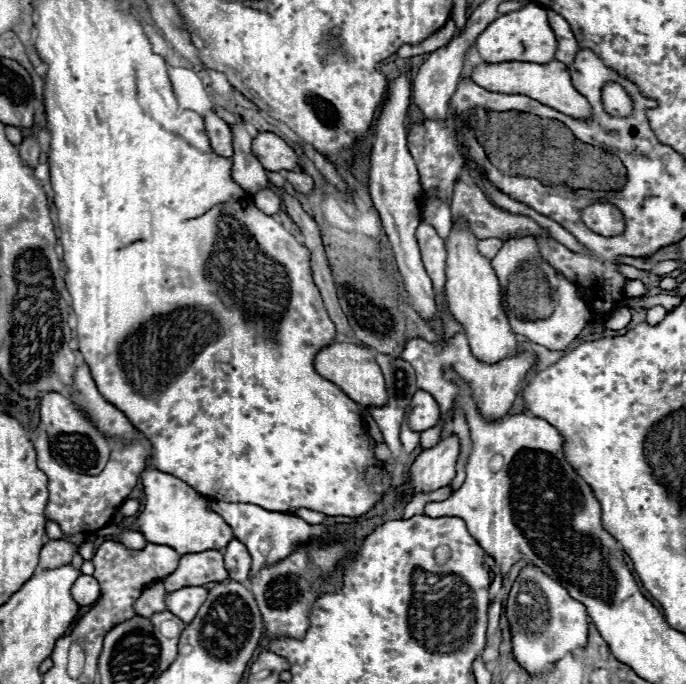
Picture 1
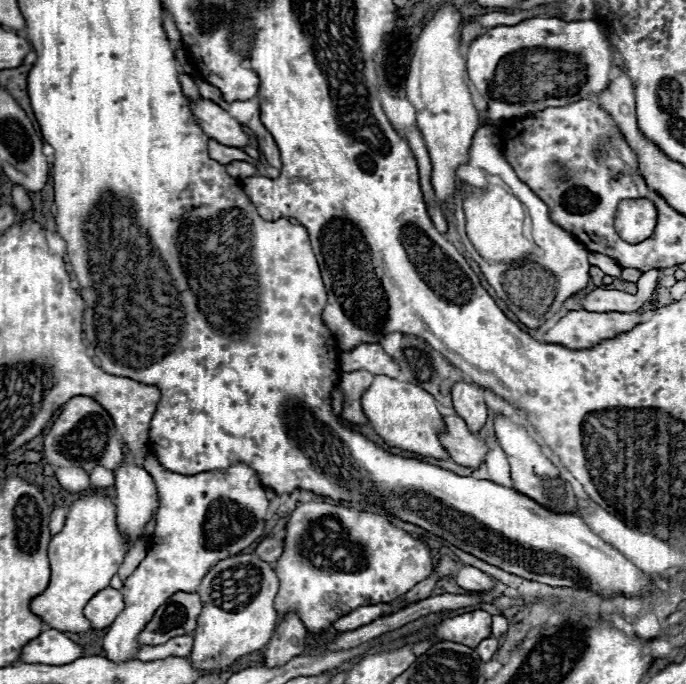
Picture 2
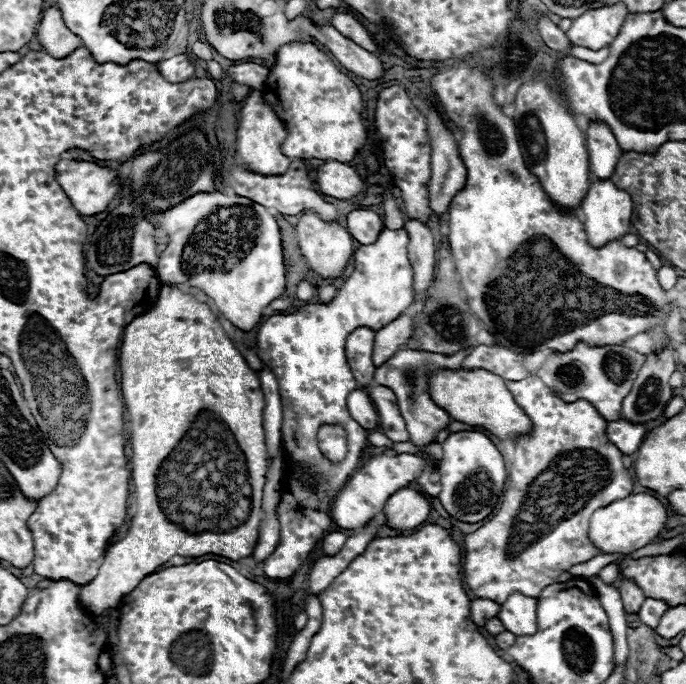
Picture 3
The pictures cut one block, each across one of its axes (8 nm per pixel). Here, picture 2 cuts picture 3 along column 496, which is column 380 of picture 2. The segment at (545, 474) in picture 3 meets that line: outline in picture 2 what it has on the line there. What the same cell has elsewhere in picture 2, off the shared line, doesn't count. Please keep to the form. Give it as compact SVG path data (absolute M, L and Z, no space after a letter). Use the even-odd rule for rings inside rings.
M320 498L298 504L298 508L292 512L286 524L284 552L274 564L274 570L280 578L280 590L276 596L276 610L280 618L284 618L288 612L298 612L308 632L316 634L344 616L344 612L352 612L352 608L392 602L396 596L406 594L420 580L426 580L432 574L434 562L428 544L394 526L388 520L388 514L380 510L358 510L348 502Z

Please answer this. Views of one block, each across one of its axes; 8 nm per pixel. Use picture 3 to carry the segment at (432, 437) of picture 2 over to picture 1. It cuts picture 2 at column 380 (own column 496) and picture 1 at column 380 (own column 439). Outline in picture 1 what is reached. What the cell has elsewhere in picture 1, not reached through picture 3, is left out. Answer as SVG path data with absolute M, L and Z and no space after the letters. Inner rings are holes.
M332 342L316 354L314 368L322 378L334 382L358 404L362 404L362 406L364 404L384 404L384 400L388 400L388 396L384 392L384 378L374 360L374 354L376 352L372 352L372 348L368 348L368 346L358 346L358 344L350 344L350 342Z

